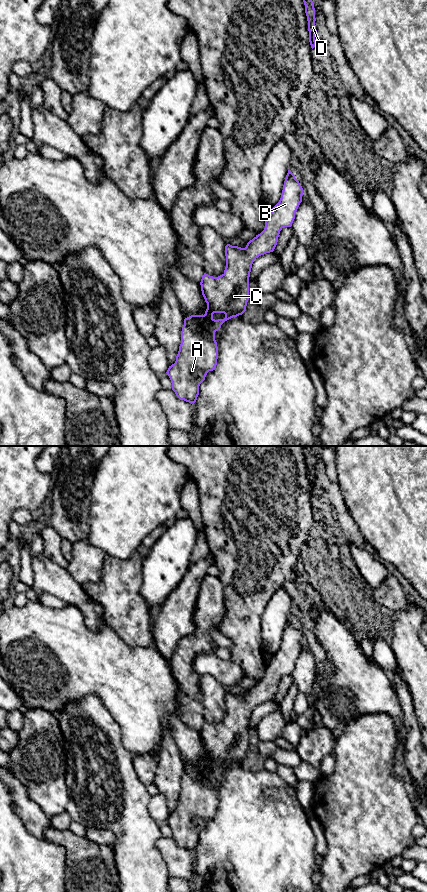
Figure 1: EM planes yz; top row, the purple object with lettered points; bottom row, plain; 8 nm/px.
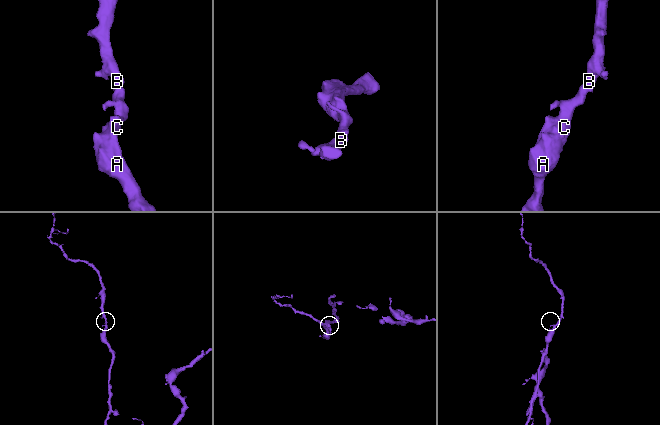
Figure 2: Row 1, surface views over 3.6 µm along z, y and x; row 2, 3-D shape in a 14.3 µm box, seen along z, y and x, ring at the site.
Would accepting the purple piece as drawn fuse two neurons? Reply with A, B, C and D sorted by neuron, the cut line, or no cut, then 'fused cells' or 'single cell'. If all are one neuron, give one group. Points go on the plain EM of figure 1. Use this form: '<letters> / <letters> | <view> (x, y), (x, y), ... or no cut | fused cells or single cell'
A B C D | no cut | single cell

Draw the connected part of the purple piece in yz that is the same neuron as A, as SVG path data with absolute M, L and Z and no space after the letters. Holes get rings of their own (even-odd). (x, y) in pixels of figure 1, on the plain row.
M288 618L281 646L266 666L264 678L245 696L225 694L226 715L222 723L213 725L204 721L202 724L200 733L207 757L204 763L184 767L176 809L166 820L180 848L196 850L200 832L217 813L215 780L225 769L246 759L252 712L259 704L274 699L280 679L292 674L302 643L302 634ZM214 761L224 761L225 766L215 768Z

